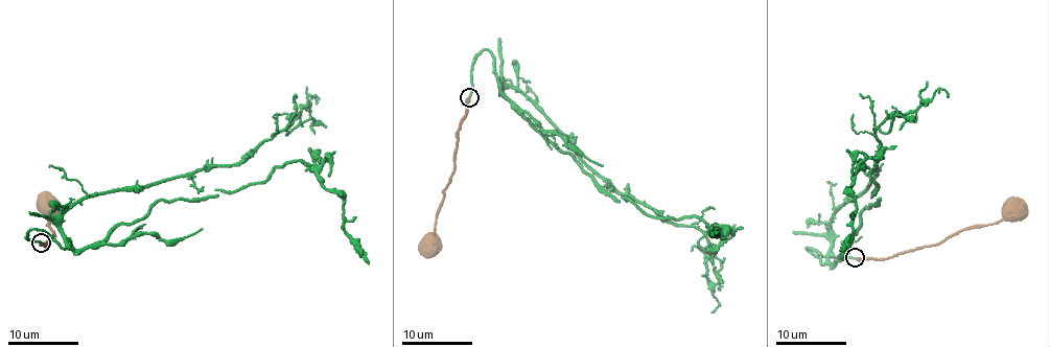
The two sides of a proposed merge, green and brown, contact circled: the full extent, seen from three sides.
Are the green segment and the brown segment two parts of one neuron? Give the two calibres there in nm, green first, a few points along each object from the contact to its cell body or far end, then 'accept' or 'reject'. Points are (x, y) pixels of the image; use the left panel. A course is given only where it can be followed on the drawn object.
150/280 nm | green via (42, 243), (25, 239), (31, 229), (93, 248), (158, 201), (238, 191), (301, 160), (337, 193), (369, 263) | brown via (41, 243), (46, 245), (50, 236), (56, 235), (47, 223), (50, 213), (42, 208), (44, 205) | accept

